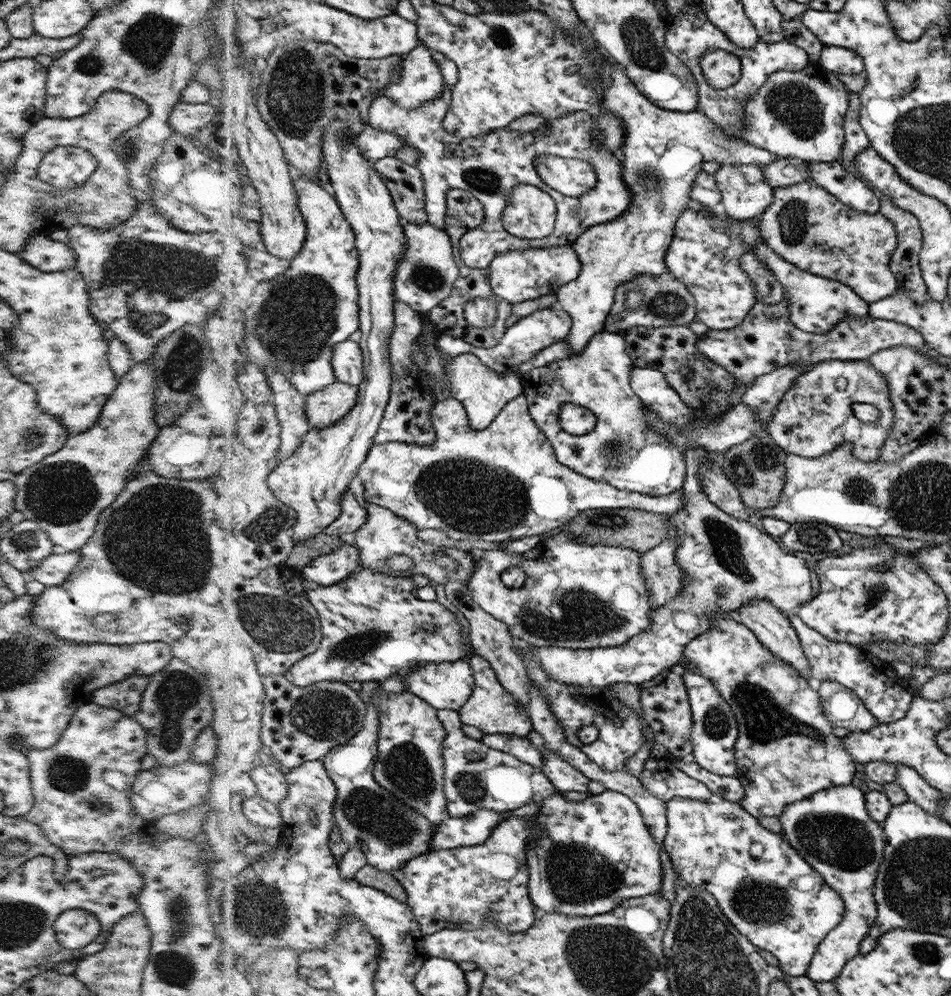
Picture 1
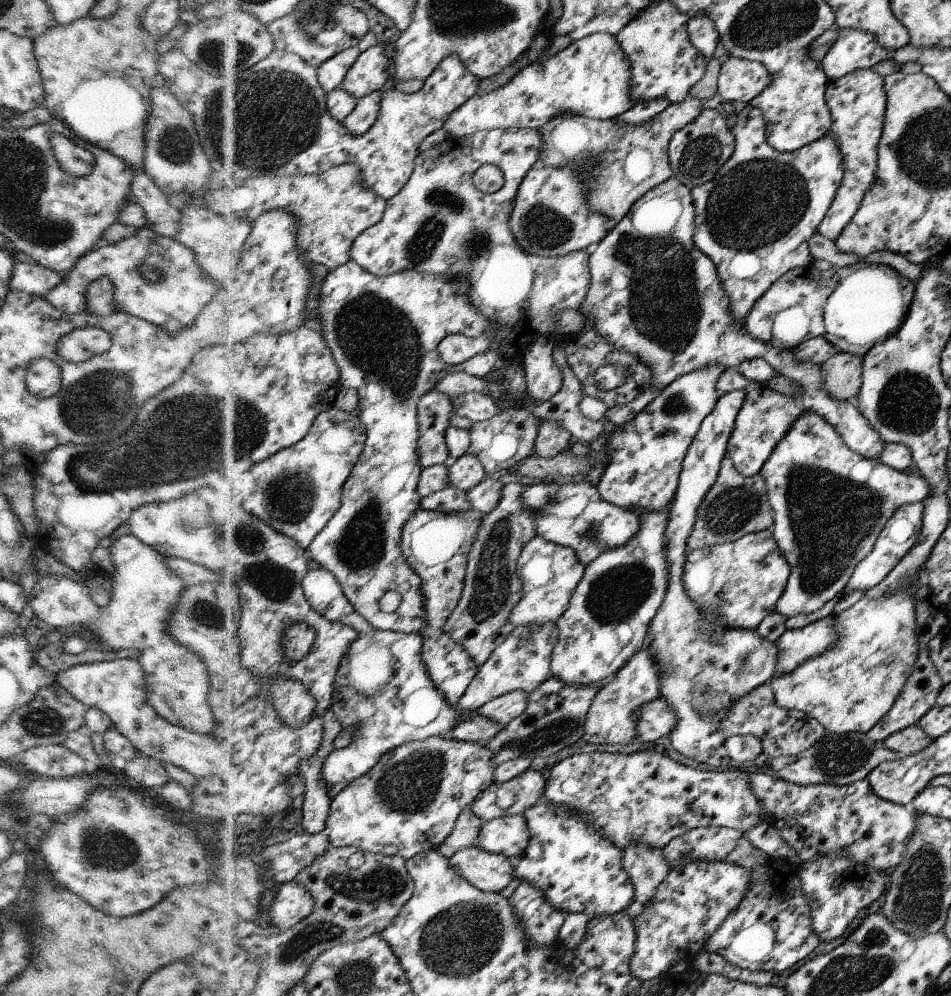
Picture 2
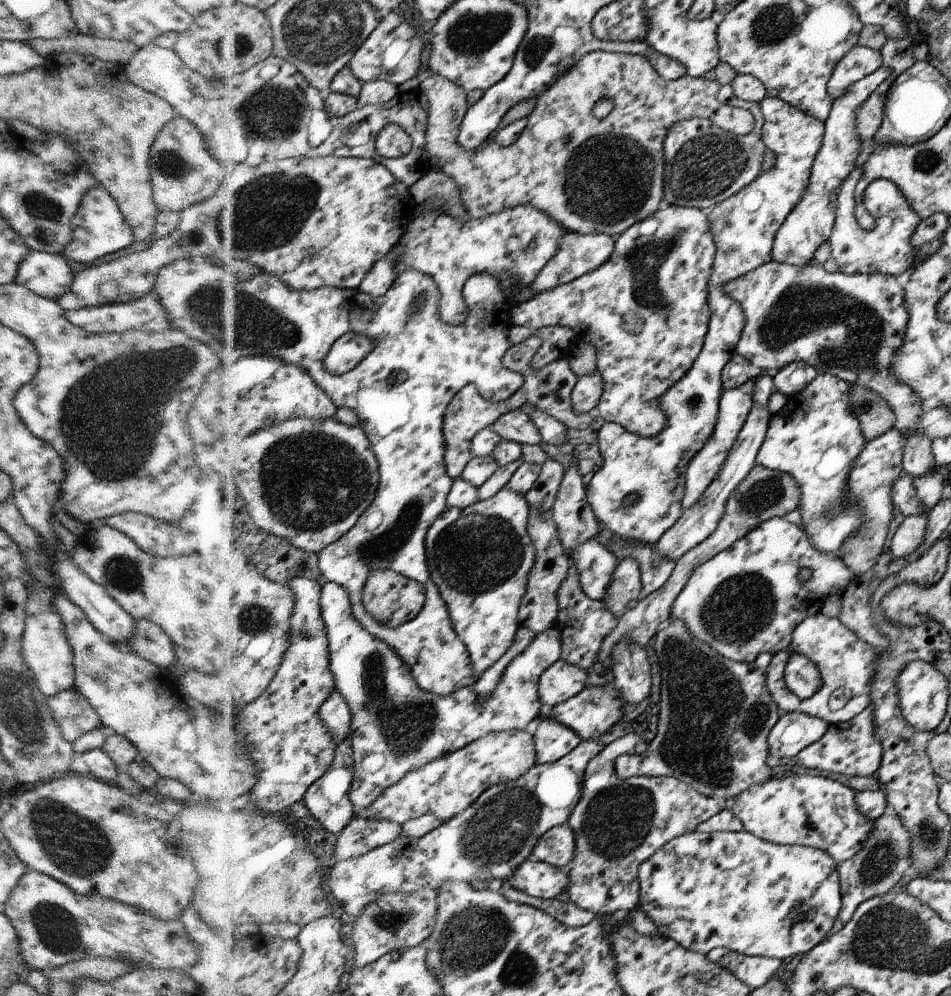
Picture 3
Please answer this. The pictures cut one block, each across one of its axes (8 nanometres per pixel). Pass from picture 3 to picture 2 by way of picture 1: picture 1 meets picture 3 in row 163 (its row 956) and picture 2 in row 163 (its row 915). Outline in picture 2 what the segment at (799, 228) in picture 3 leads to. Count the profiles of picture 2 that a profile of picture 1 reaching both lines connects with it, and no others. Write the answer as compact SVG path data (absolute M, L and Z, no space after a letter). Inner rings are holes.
M872 69L855 70L838 80L829 80L824 98L830 110L830 118L832 118L830 133L838 142L840 152L843 153L843 163L846 165L842 186L830 210L827 211L826 218L818 228L822 236L834 241L854 218L864 195L872 187L872 182L876 180L878 144L882 136L886 110L883 76Z

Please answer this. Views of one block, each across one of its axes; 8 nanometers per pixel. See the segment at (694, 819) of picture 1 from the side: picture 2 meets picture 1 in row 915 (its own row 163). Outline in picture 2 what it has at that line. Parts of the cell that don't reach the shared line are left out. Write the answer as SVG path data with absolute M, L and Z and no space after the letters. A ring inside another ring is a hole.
M751 104L739 107L736 124L731 131L735 135L735 154L714 180L691 188L696 210L696 228L691 236L696 246L716 265L722 288L731 300L728 312L732 313L736 324L743 324L751 308L780 276L792 269L801 270L812 264L810 238L826 218L842 186L846 165L839 144L830 132L794 152L775 150L767 141L766 117L760 108Z

